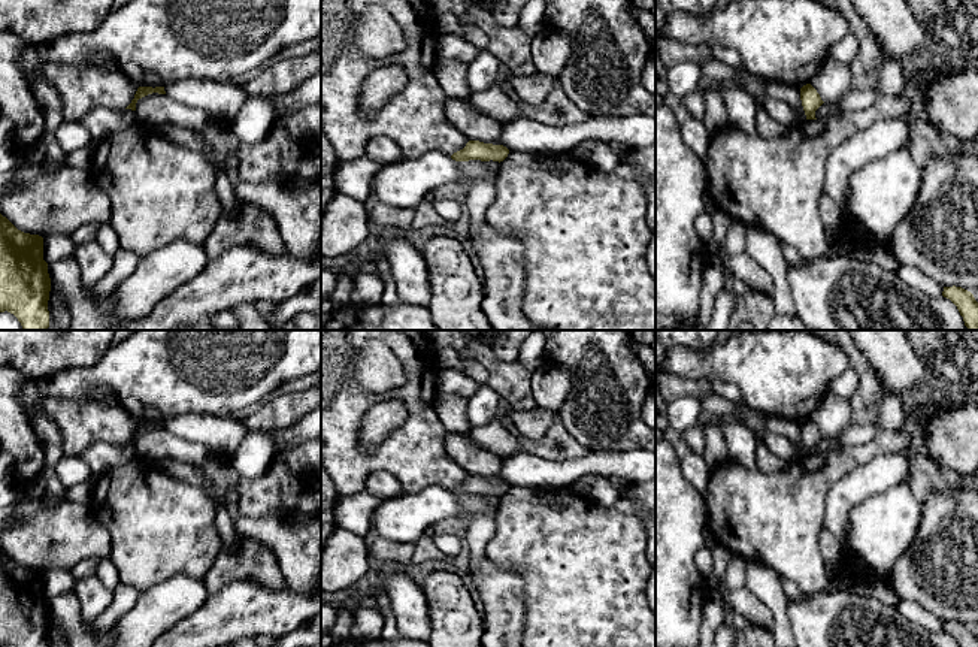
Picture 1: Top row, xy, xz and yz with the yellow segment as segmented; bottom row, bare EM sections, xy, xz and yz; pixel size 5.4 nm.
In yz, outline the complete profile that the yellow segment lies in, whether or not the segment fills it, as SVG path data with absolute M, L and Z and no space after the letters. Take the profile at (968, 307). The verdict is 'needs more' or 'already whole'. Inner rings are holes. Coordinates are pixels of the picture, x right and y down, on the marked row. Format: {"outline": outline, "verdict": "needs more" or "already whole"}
{"outline": "M953 285L944 287L942 296L957 306L968 330L978 330L978 302L971 291Z", "verdict": "already whole"}

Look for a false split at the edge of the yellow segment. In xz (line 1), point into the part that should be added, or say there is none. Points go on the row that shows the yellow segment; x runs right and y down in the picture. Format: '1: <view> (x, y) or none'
1: none

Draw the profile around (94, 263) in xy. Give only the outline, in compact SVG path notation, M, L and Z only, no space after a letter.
M96 241L76 247L75 260L81 267L81 278L85 287L97 284L109 273L113 264L113 256L105 253Z

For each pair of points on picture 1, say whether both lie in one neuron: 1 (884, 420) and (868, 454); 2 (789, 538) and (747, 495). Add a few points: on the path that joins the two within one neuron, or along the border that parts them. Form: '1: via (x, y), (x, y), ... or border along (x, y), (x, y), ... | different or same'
1: border along (901, 428), (881, 431), (865, 443), (845, 447) | different
2: via (778, 528), (756, 505) | same

